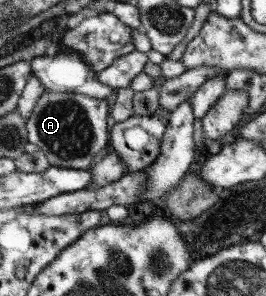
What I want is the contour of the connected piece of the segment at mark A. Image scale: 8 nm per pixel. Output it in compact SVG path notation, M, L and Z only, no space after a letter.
M44 91L28 118L29 143L41 147L47 153L52 166L90 169L96 163L96 155L111 139L108 121L108 101L95 99L78 92Z

